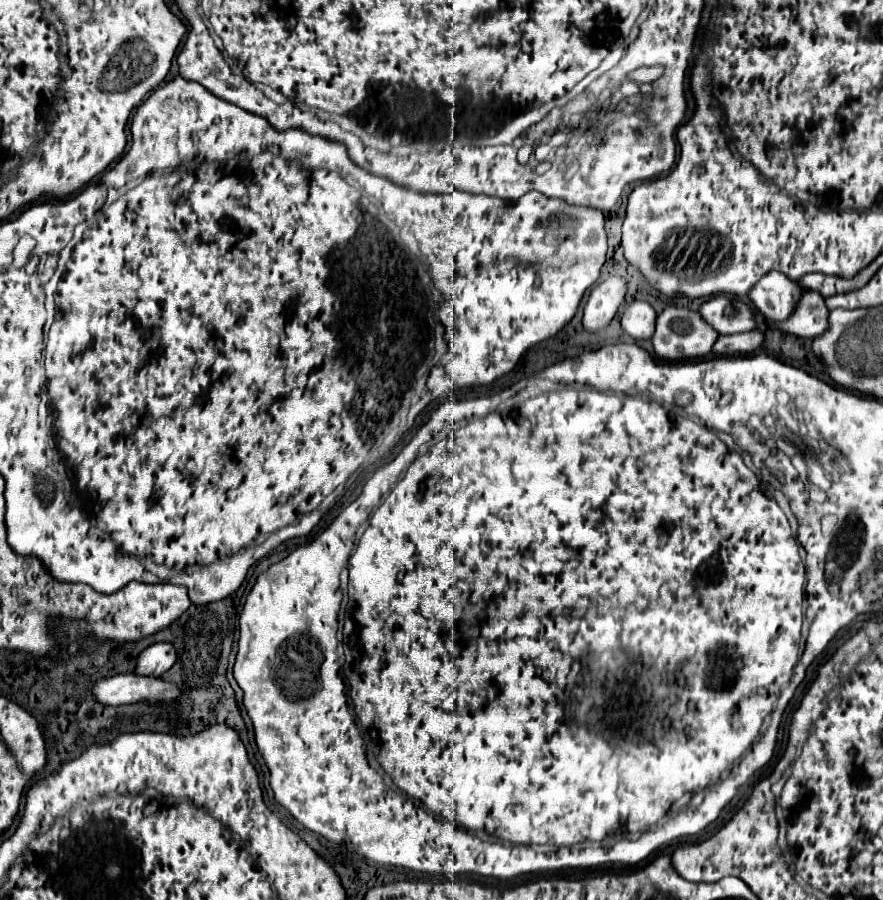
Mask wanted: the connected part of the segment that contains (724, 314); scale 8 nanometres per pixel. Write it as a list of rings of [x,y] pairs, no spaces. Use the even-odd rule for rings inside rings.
[[[714,296],[700,306],[700,316],[718,334],[736,334],[744,330],[754,330],[754,314],[744,300],[734,300],[728,296]]]

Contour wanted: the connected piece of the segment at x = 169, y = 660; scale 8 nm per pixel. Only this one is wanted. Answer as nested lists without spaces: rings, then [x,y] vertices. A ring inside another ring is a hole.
[[[158,642],[138,654],[134,672],[140,676],[162,676],[168,668],[172,668],[174,660],[176,660],[174,646]]]

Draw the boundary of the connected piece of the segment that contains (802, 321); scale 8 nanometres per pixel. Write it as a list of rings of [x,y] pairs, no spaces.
[[[808,290],[802,292],[790,318],[774,322],[776,330],[794,334],[798,338],[814,338],[816,334],[822,334],[826,326],[828,326],[828,308],[824,306],[824,298]]]

